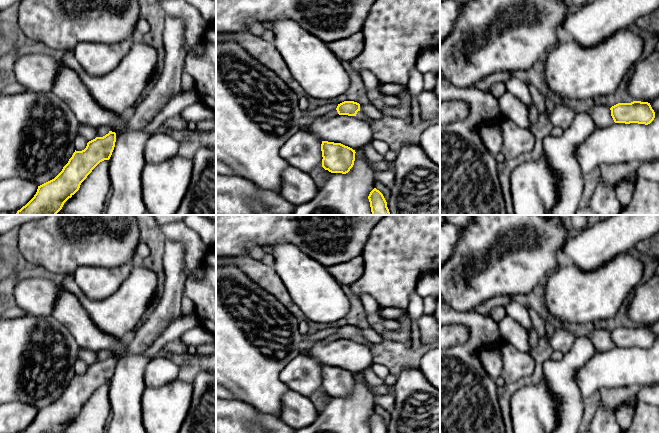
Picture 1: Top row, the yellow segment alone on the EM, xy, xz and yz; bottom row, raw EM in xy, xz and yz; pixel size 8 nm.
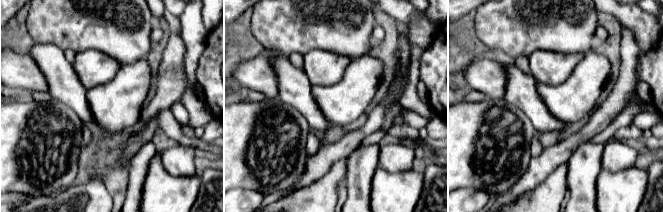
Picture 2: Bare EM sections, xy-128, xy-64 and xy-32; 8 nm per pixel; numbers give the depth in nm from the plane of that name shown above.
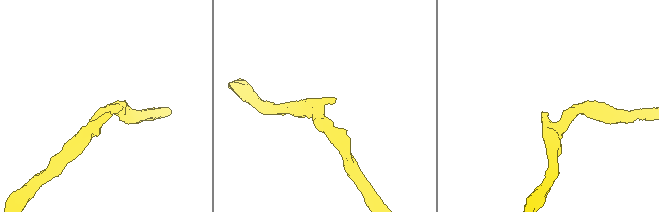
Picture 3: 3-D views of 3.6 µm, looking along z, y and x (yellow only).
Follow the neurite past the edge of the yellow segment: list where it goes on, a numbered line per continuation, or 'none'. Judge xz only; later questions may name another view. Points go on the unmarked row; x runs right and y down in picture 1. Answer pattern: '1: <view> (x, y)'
1: xz (360, 338)

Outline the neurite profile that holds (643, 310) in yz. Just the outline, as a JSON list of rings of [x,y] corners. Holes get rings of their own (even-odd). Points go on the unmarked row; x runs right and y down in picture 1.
[[[659,277],[641,282],[632,293],[627,316],[635,325],[650,327],[659,321]]]

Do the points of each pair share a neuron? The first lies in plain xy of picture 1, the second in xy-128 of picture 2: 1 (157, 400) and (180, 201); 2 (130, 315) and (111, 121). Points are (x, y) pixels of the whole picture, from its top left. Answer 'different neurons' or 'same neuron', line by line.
1: same neuron
2: same neuron

